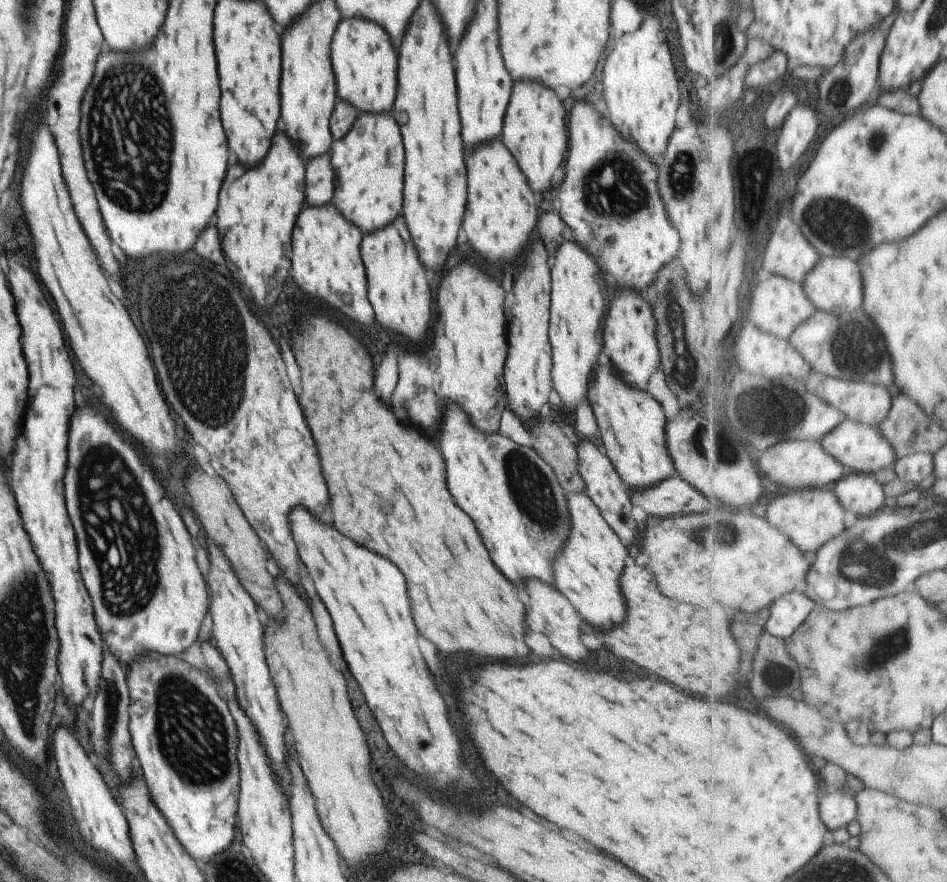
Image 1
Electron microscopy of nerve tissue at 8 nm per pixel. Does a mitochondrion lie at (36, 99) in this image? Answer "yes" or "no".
no

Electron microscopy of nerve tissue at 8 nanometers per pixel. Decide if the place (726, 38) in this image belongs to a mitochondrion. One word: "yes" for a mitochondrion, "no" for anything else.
yes

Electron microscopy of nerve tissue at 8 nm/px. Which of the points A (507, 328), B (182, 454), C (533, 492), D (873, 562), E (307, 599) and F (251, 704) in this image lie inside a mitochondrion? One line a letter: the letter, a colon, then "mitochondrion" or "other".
A: other
B: other
C: mitochondrion
D: mitochondrion
E: other
F: other

